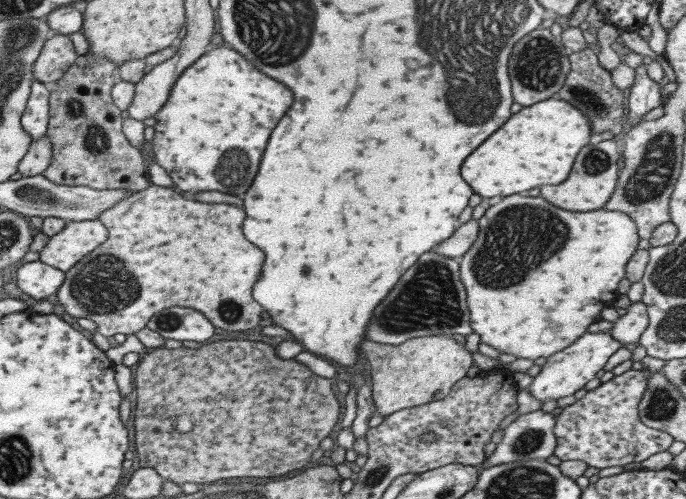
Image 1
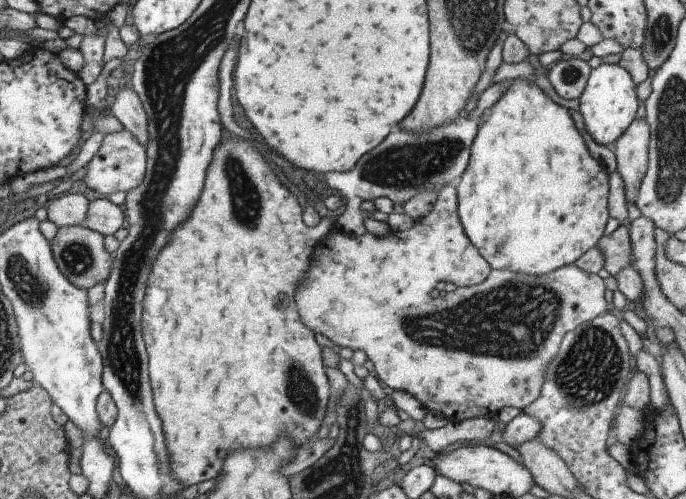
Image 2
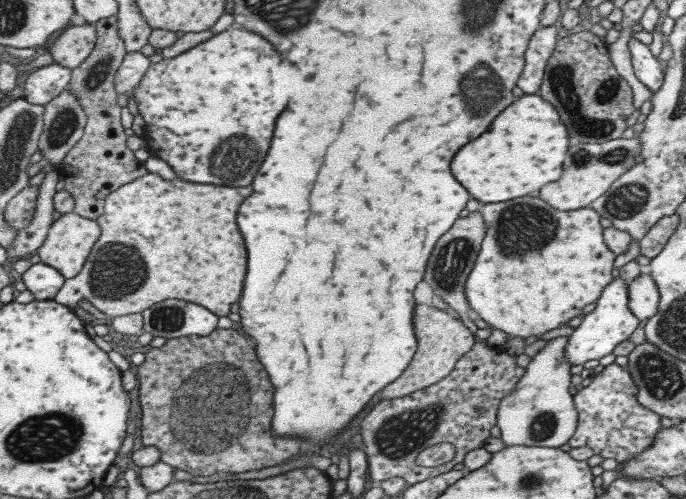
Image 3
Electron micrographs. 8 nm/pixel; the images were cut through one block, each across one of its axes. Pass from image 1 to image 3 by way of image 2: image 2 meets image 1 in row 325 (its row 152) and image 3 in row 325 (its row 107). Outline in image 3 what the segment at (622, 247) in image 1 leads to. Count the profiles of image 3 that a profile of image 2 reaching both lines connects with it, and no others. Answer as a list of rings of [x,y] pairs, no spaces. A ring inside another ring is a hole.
[[[523,196],[523,198],[507,200],[503,204],[483,204],[481,216],[483,216],[483,222],[485,222],[485,238],[483,238],[479,256],[475,258],[475,266],[473,266],[471,274],[468,274],[464,282],[464,293],[467,305],[471,307],[472,312],[475,316],[485,321],[491,329],[499,329],[509,337],[521,337],[524,339],[527,336],[539,338],[541,334],[548,330],[553,330],[553,328],[562,331],[562,326],[565,326],[565,323],[574,316],[579,315],[579,311],[585,304],[595,302],[599,298],[603,287],[607,286],[611,282],[611,279],[613,279],[611,269],[616,256],[606,248],[605,242],[603,242],[603,228],[599,224],[599,214],[589,206],[570,211],[558,211],[555,208],[549,208],[539,198]]]

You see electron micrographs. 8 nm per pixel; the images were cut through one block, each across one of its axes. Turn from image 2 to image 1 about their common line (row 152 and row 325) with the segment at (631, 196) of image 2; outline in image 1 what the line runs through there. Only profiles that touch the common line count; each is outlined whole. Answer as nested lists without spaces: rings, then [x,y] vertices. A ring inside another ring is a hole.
[[[639,300],[631,302],[626,308],[627,312],[618,317],[613,323],[610,335],[613,340],[623,344],[635,344],[638,342],[641,333],[648,325],[646,307]]]

